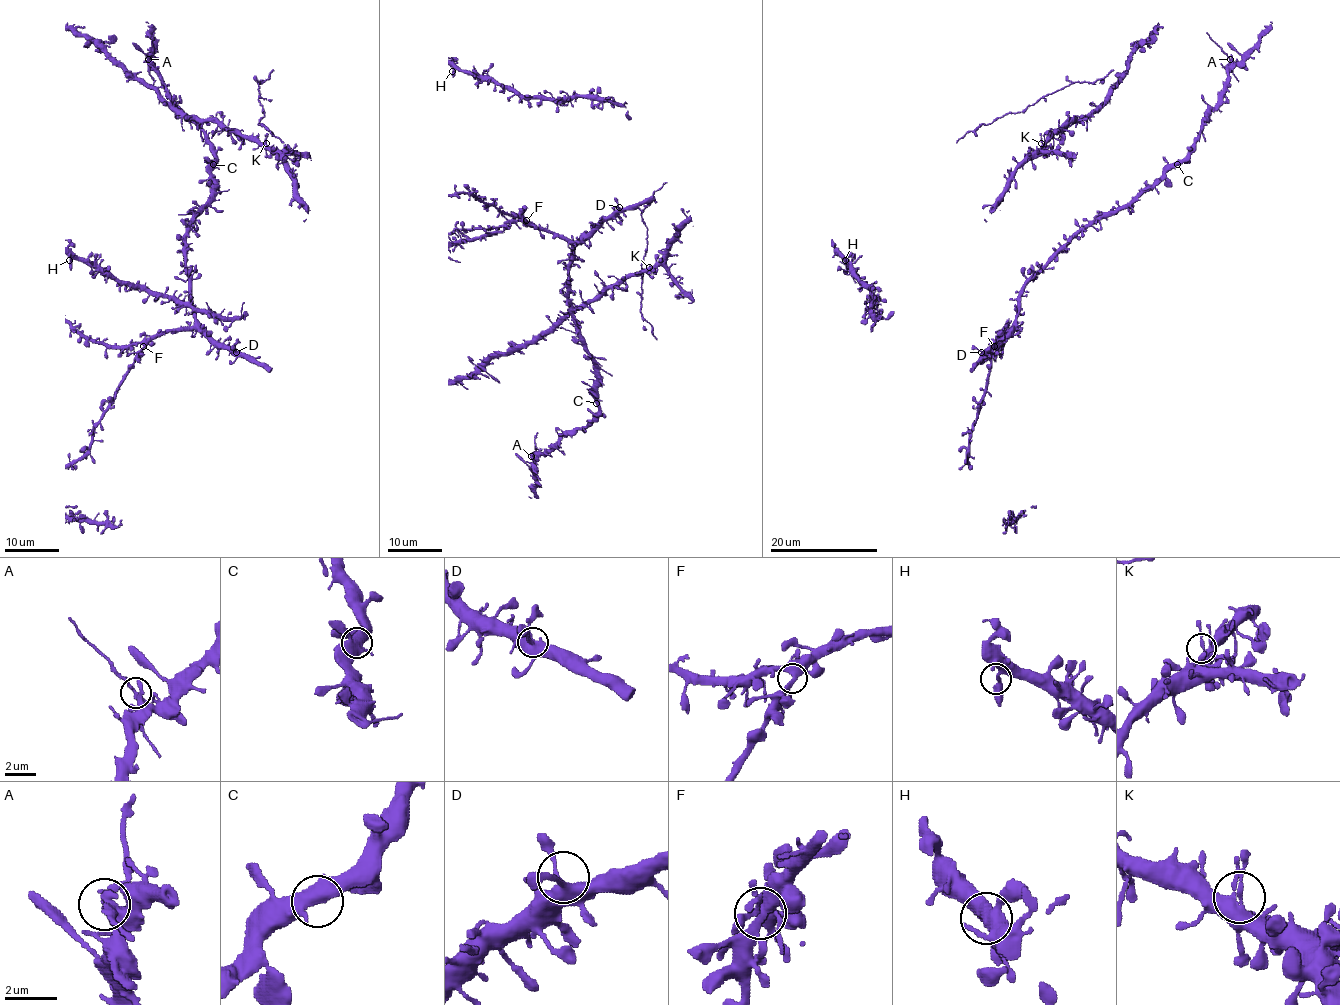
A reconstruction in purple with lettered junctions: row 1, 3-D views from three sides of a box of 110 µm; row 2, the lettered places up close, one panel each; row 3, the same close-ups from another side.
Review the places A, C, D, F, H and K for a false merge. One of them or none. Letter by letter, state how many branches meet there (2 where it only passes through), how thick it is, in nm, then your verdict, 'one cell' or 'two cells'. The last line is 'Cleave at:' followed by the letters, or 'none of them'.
A: 3 | 280 nm | two cells
C: 3 | 440 nm | one cell
D: 4 | 320 nm | one cell
F: 3 | 340 nm | one cell
H: 2 | 320 nm | one cell
K: 3 | 300 nm | one cell
Cleave at: A

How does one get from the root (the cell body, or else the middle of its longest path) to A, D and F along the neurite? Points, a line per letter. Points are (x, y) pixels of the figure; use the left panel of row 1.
A: (215, 160), (204, 134), (173, 103), (165, 82), (147, 58)
D: (215, 160), (213, 194), (192, 220), (186, 238), (186, 275), (194, 319), (216, 341), (236, 352)
F: (215, 160), (213, 194), (192, 220), (186, 238), (186, 275), (194, 323), (154, 335), (143, 346)

